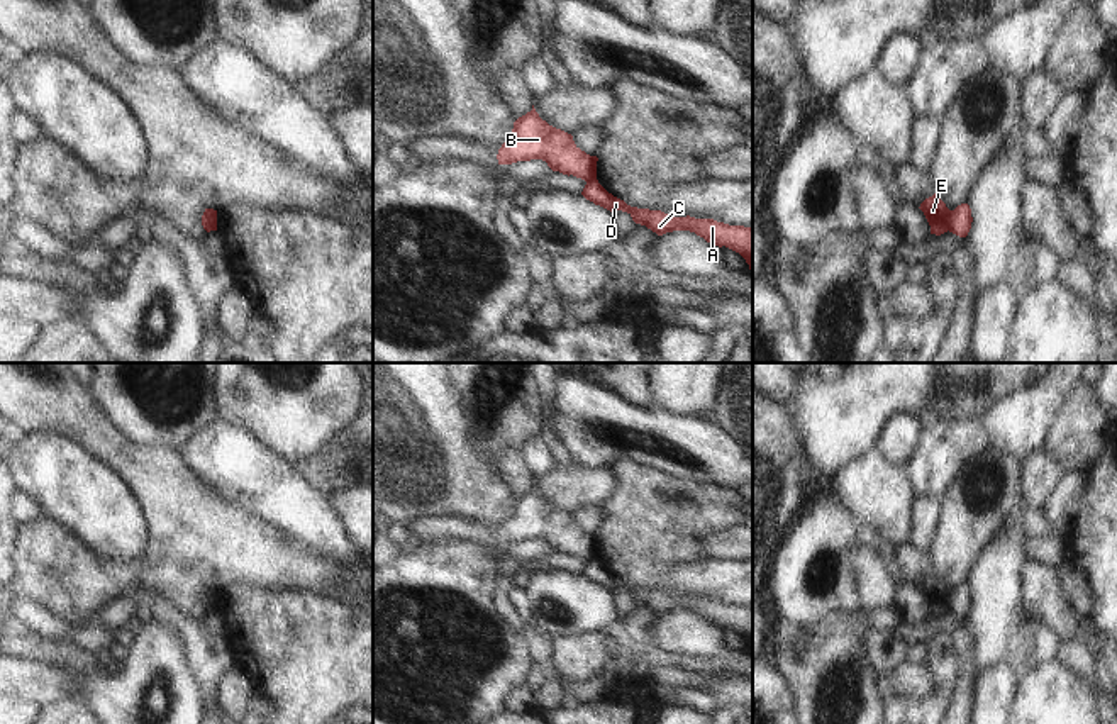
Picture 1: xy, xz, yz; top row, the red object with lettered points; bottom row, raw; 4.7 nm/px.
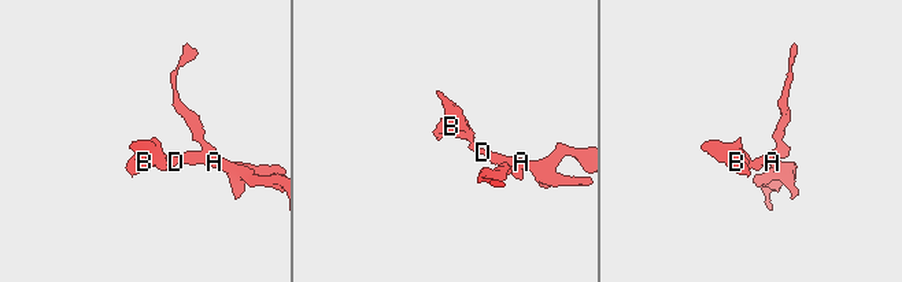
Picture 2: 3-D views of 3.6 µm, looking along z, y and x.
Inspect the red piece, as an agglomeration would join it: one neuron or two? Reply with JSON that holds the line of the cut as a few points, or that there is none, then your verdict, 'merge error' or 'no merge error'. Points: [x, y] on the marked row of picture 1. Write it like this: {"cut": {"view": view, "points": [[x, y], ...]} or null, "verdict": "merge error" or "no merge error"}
{"cut": {"view": "yz", "points": [[951, 211], [946, 229]]}, "verdict": "merge error"}

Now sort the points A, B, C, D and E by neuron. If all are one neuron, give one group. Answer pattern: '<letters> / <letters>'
A C D / B E

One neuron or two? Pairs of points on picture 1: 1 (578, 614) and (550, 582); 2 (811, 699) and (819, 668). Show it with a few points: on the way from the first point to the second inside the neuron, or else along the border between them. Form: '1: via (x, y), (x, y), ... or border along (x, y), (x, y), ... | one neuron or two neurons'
1: via (570, 606), (555, 590) | one neuron
2: via (816, 692), (819, 675) | one neuron

